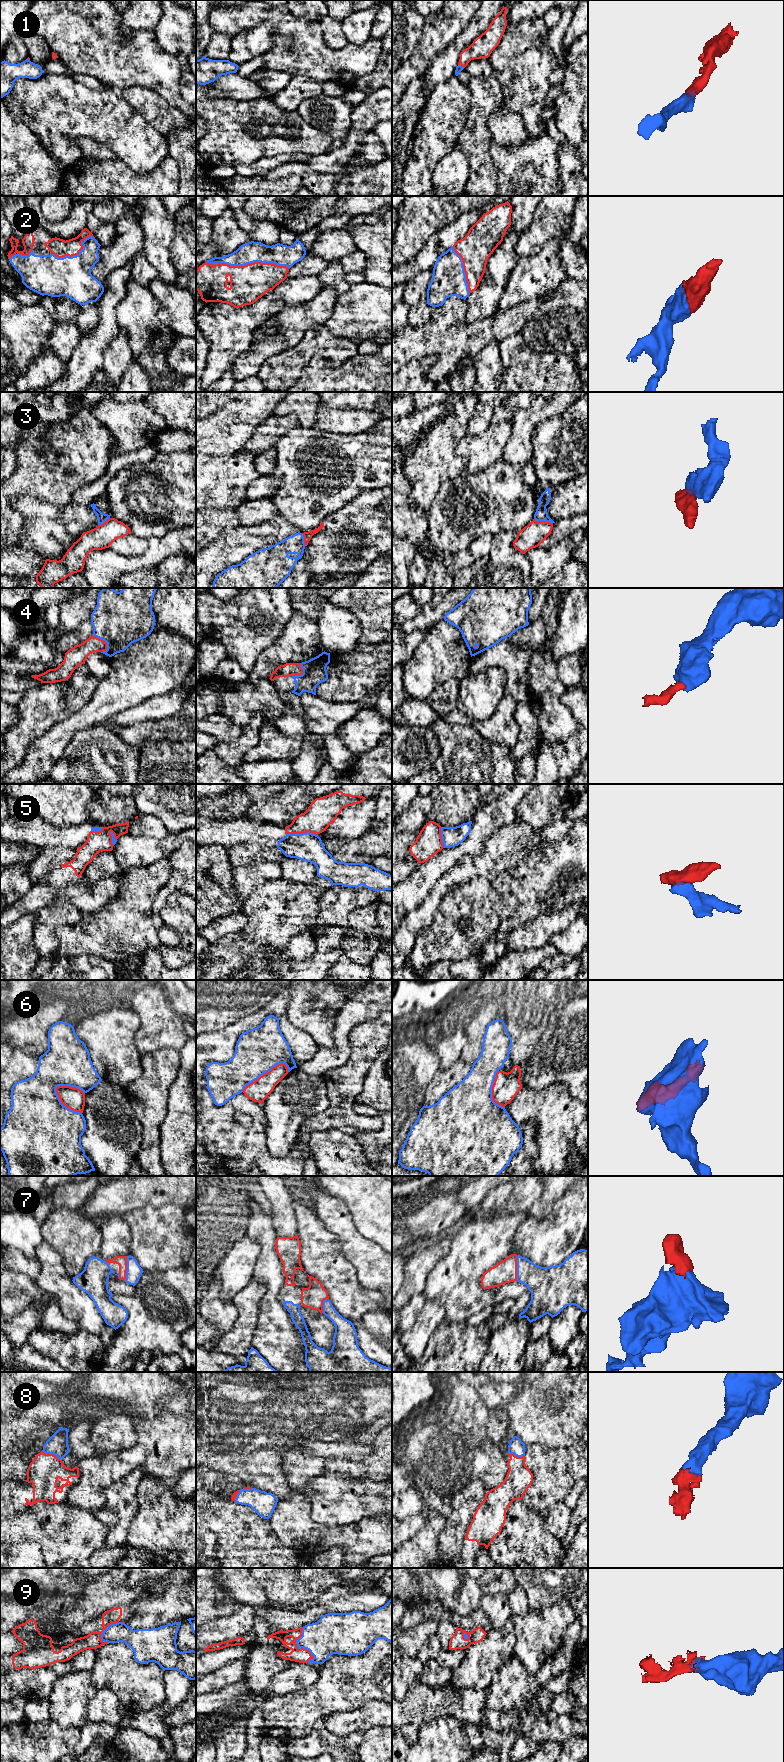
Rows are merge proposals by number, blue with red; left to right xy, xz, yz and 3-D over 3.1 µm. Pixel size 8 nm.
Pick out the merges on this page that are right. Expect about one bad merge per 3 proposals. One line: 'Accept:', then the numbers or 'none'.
Accept: 1, 2, 4, 7, 8, 9

